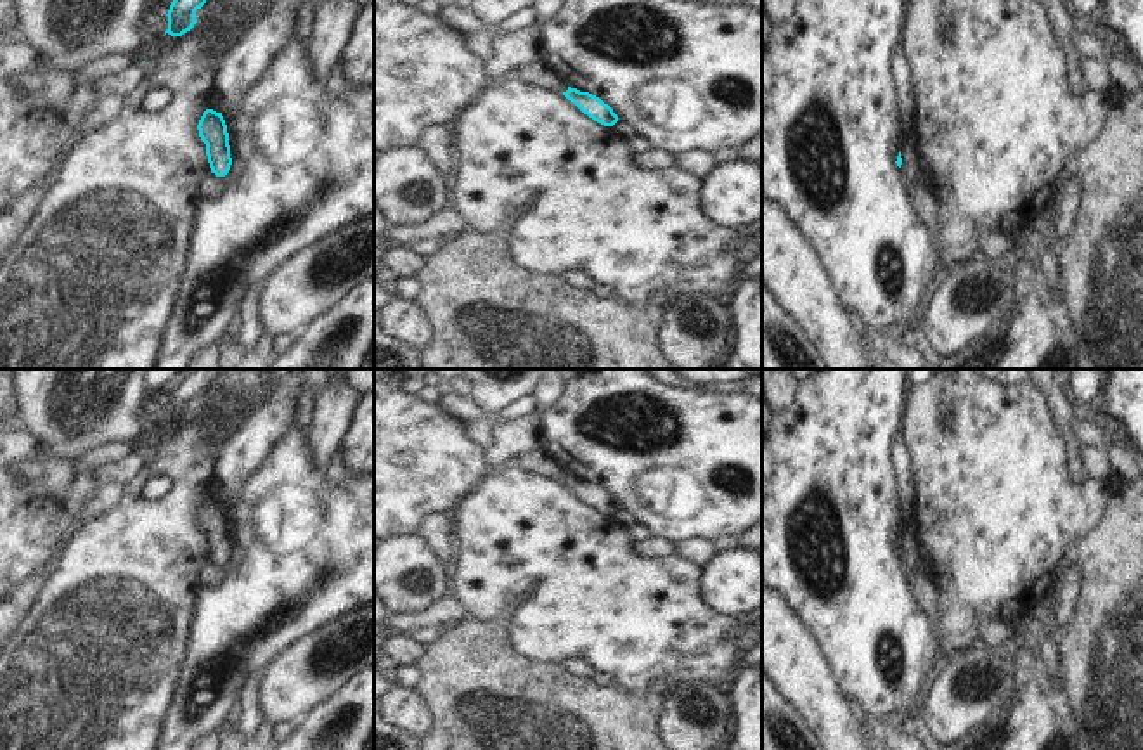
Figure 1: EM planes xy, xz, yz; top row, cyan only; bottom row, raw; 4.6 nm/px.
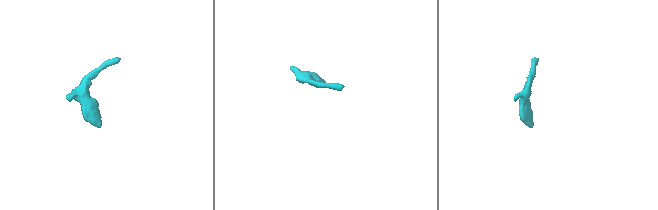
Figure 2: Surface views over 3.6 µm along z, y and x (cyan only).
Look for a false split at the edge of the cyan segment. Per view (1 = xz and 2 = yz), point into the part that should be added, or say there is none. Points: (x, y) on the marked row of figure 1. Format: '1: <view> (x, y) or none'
1: none
2: none

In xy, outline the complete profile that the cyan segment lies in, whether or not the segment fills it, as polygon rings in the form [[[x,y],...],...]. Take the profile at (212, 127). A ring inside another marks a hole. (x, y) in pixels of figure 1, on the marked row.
[[[206,109],[197,125],[199,137],[206,144],[206,156],[211,173],[225,177],[230,170],[230,145],[227,125],[222,113]]]

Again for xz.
[[[568,87],[563,95],[572,100],[584,114],[604,126],[613,126],[618,121],[618,116],[613,113],[613,109],[589,92],[580,92]]]

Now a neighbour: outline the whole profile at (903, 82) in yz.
[[[902,47],[894,54],[894,87],[904,135],[909,137],[914,130],[914,85]]]

